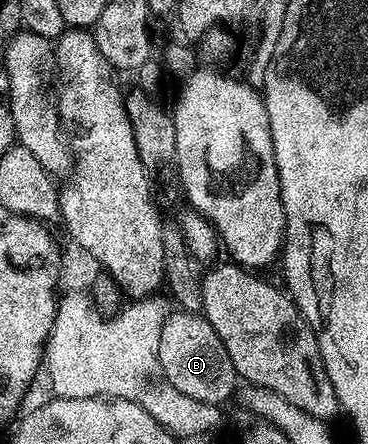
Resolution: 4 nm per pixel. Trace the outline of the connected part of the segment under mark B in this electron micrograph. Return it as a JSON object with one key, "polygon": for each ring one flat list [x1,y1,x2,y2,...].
{"polygon":[[189,310,170,313,163,324,163,332,159,332,159,364,163,368,165,378,183,396,191,396,191,400,225,404,239,386,235,368,231,364,231,356,227,356,227,348,223,348,223,340,219,340,219,332,211,328,204,313,192,314]]}

